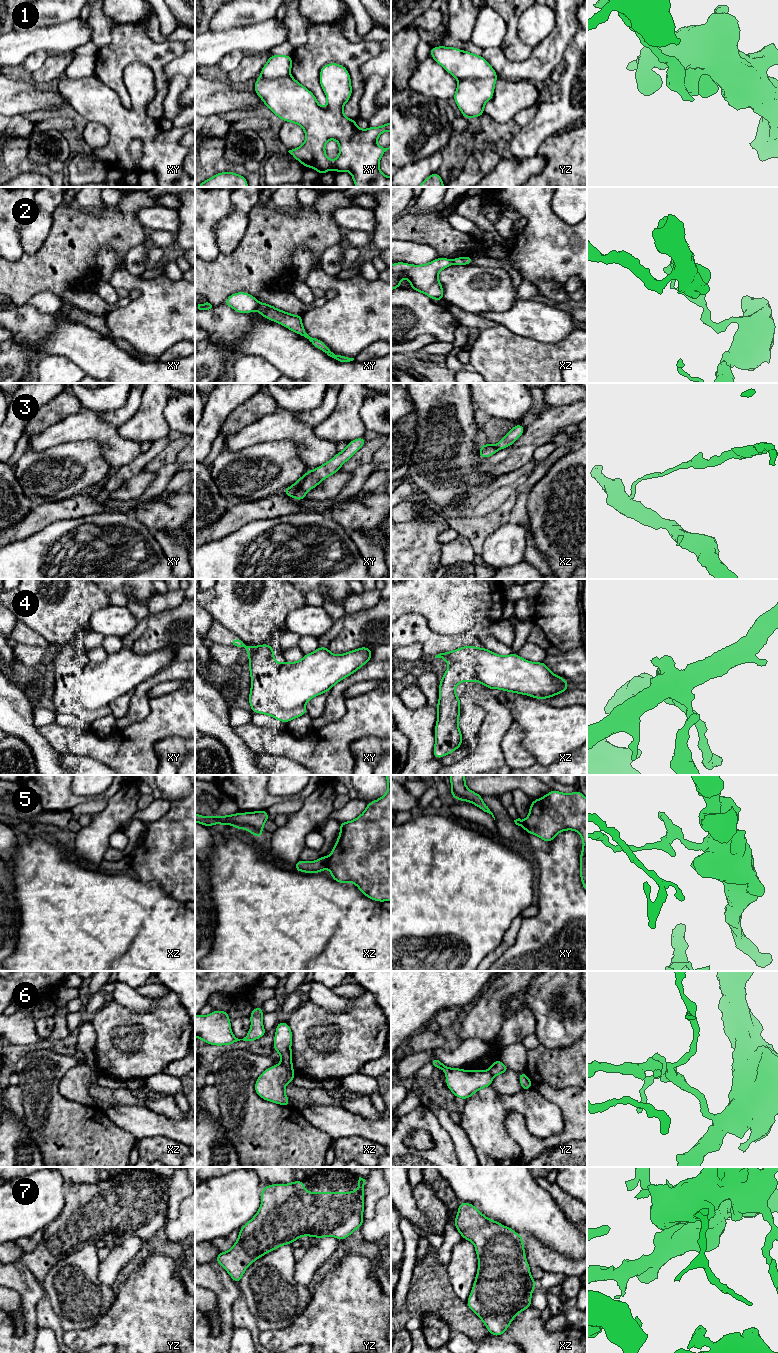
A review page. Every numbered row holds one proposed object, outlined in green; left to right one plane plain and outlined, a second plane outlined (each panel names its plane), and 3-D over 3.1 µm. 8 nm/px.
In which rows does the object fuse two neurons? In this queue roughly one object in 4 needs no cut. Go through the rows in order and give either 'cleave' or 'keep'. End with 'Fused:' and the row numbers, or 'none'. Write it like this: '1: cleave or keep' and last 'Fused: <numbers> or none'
1: cleave
2: cleave
3: cleave
4: keep
5: cleave
6: cleave
7: keep
Fused: 1, 2, 3, 5, 6

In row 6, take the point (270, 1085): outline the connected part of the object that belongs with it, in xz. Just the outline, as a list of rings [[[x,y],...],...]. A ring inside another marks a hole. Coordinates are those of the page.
[[[282,1064],[271,1066],[257,1078],[255,1092],[266,1101],[290,1106],[289,1098],[285,1095],[285,1086],[294,1081],[294,1076]]]

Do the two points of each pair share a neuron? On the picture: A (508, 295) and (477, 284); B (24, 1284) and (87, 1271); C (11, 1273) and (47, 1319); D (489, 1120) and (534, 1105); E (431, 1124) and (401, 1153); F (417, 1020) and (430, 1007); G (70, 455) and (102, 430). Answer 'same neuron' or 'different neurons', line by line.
A: same neuron
B: different neurons
C: different neurons
D: same neuron
E: same neuron
F: same neuron
G: different neurons

